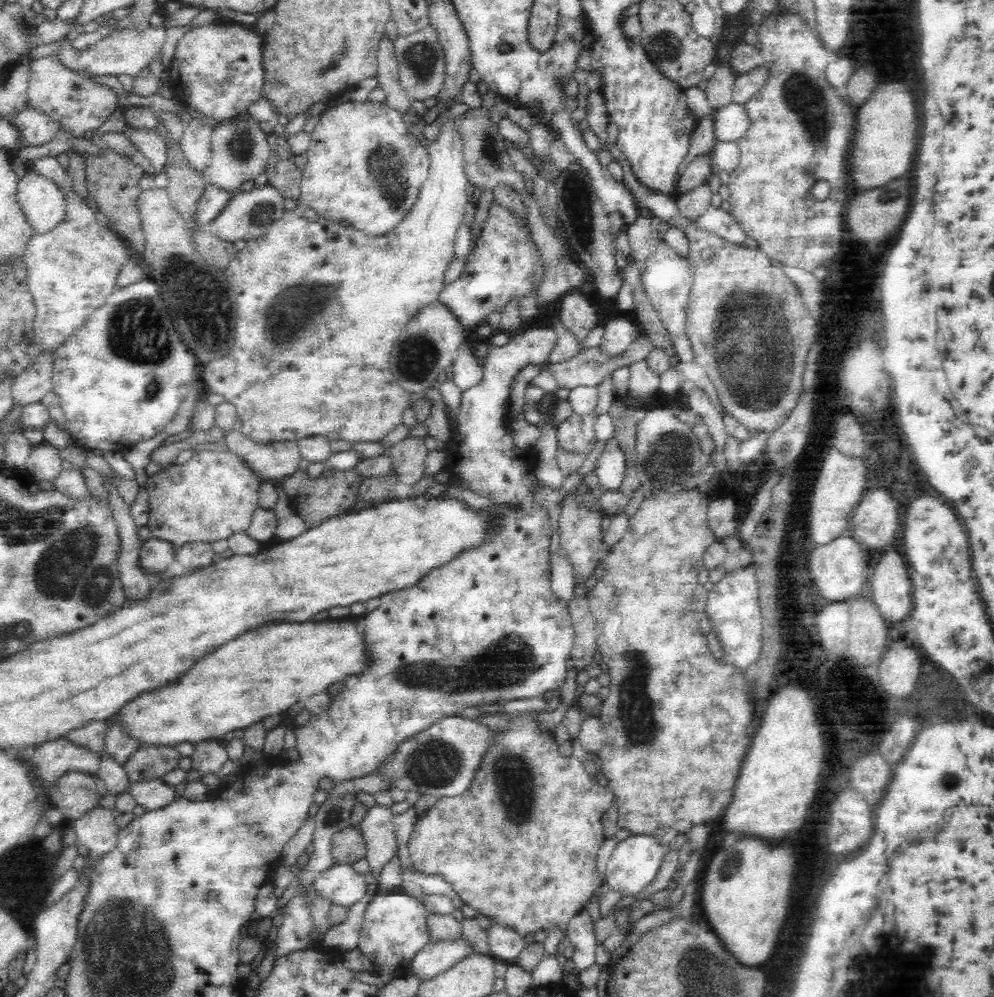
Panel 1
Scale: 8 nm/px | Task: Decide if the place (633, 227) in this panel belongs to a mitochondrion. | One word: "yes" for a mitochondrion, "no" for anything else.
no

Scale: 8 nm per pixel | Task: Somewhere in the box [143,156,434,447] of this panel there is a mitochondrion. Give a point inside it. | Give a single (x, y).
(208, 307)

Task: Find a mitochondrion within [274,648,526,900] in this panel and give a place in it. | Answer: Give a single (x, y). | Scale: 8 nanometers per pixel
(434, 764)

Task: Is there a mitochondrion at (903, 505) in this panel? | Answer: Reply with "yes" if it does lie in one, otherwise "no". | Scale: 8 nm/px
no

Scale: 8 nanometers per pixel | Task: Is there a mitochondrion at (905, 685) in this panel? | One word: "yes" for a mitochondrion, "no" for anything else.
yes

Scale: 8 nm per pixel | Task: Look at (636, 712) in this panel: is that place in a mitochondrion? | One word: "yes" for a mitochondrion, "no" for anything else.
yes

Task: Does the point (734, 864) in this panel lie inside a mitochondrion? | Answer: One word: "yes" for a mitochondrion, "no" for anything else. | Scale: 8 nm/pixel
yes

